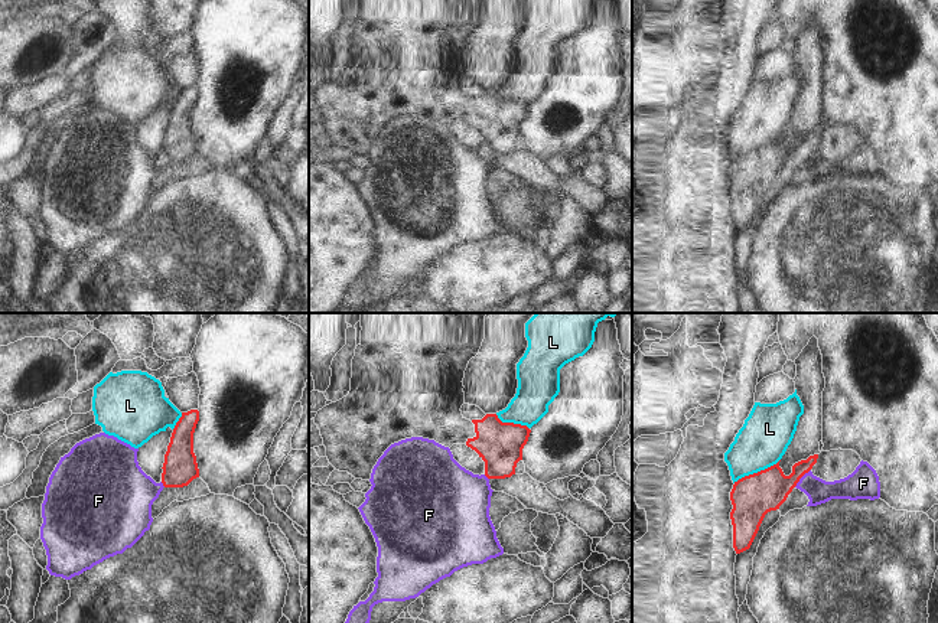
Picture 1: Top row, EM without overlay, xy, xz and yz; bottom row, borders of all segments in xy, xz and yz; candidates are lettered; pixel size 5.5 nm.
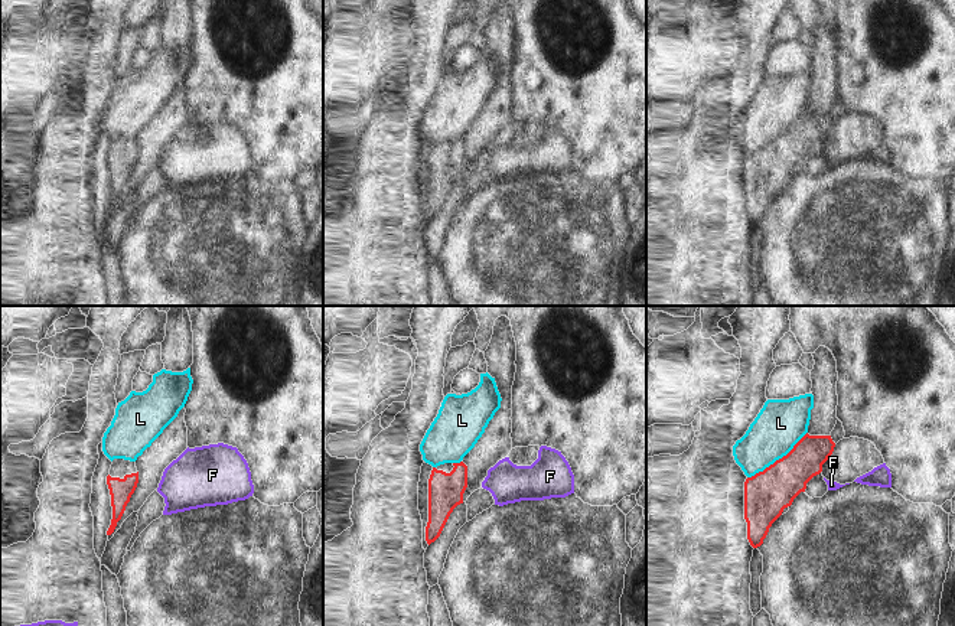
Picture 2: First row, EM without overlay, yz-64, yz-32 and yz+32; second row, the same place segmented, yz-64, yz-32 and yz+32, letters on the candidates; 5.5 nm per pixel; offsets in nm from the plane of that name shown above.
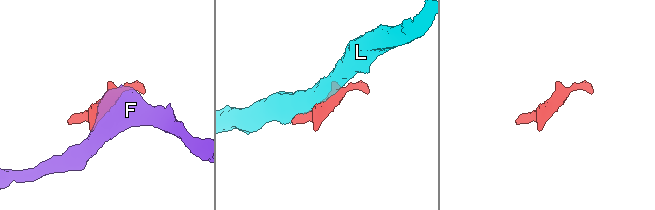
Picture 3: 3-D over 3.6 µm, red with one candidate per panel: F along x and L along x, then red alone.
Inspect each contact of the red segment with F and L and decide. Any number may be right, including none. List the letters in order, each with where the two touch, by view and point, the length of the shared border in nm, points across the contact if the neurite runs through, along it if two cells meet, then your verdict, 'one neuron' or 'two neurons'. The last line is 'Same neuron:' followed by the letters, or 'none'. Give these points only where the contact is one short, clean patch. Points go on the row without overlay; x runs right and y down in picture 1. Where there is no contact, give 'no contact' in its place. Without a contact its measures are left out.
F: contact yz (801, 153); length 140 nm; border yz (810, 146), (794, 163); two neurons
L: contact yz (758, 149); length 300 nm; two neurons
Same neuron: none

